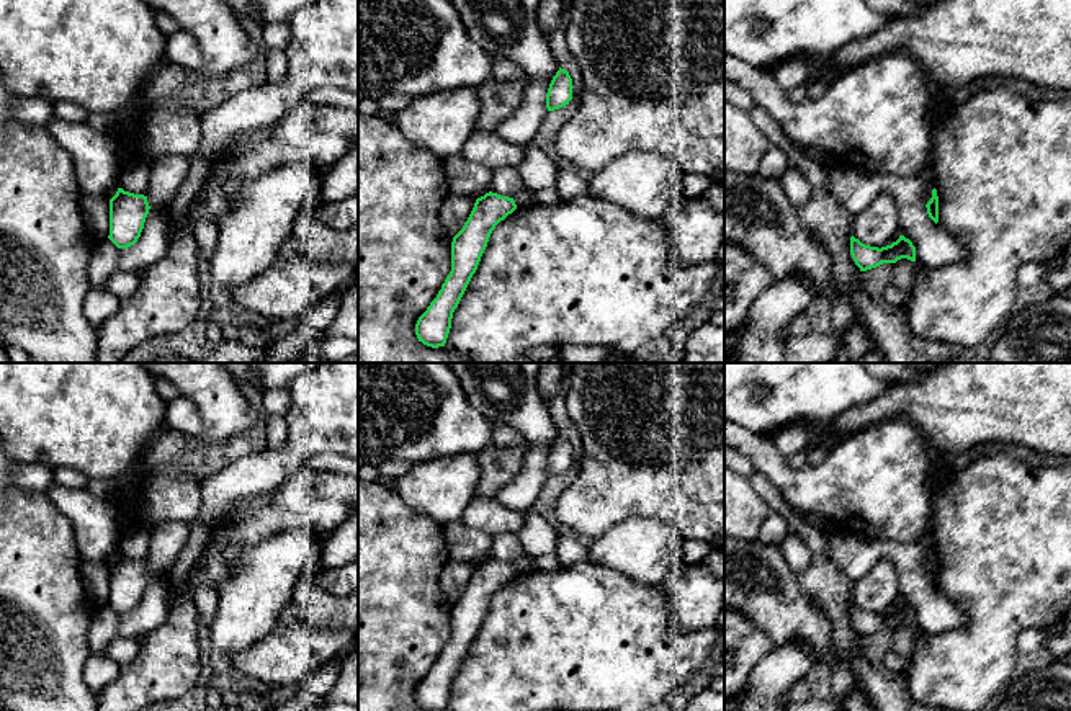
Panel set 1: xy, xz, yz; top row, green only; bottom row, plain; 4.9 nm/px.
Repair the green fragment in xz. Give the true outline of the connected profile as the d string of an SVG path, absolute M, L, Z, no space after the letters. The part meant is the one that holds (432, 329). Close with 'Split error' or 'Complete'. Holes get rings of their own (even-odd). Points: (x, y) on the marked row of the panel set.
M486 193L477 198L463 229L451 242L451 271L437 297L415 324L419 342L427 347L445 347L453 312L458 307L495 226L517 209L513 198Z. Complete

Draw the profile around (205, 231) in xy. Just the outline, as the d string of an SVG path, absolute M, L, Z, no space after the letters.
M198 206L193 208L191 217L193 217L193 234L198 242L198 250L209 258L217 242L217 222L209 221L199 211Z

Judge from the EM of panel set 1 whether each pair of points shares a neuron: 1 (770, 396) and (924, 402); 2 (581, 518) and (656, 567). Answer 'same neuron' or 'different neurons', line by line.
1: different neurons
2: different neurons

